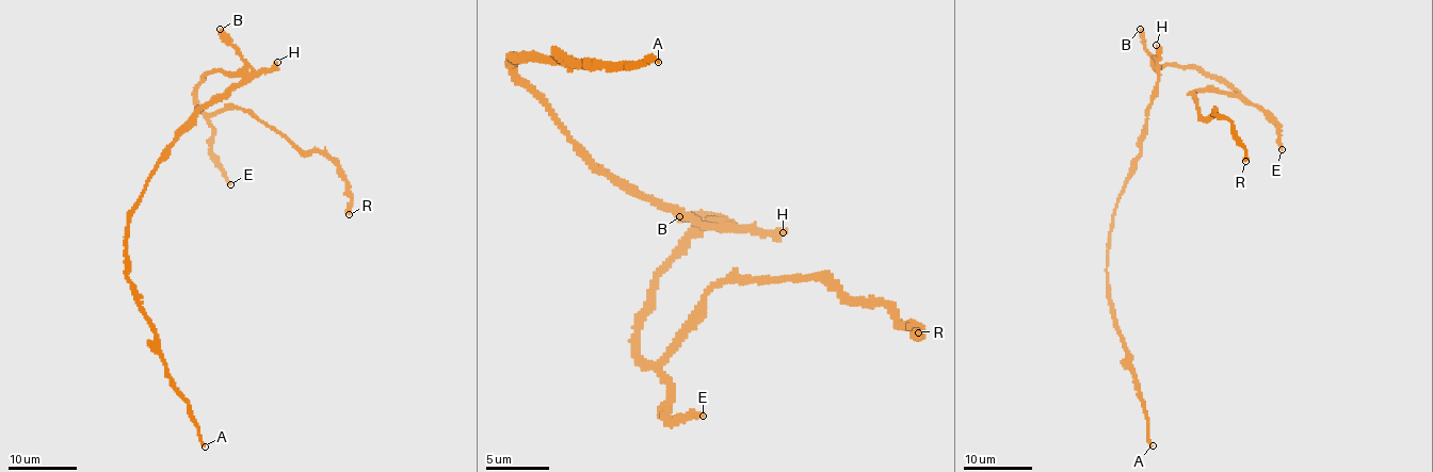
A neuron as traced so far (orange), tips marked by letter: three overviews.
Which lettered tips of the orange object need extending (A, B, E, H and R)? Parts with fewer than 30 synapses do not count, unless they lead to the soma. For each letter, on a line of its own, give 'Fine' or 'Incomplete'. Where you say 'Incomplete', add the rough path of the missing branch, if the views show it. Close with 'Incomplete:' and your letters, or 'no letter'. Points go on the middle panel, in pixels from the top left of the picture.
A: Fine
B: Fine
E: Incomplete. Course of what is missing: (703, 416), (704, 411), (685, 428), (686, 418), (666, 426), (674, 464)
H: Fine
R: Incomplete. Course of what is missing: (918, 332), (918, 345), (881, 384), (881, 425)
Incomplete: E, R

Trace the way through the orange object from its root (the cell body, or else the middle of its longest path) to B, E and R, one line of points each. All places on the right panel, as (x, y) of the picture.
B: (1148, 112), (1158, 71), (1140, 29)
E: (1148, 112), (1158, 82), (1156, 68), (1158, 70), (1168, 64), (1202, 68), (1221, 77), (1276, 123), (1282, 149)
R: (1148, 112), (1156, 68), (1221, 77), (1238, 93), (1198, 90), (1196, 107), (1232, 123), (1245, 161)

